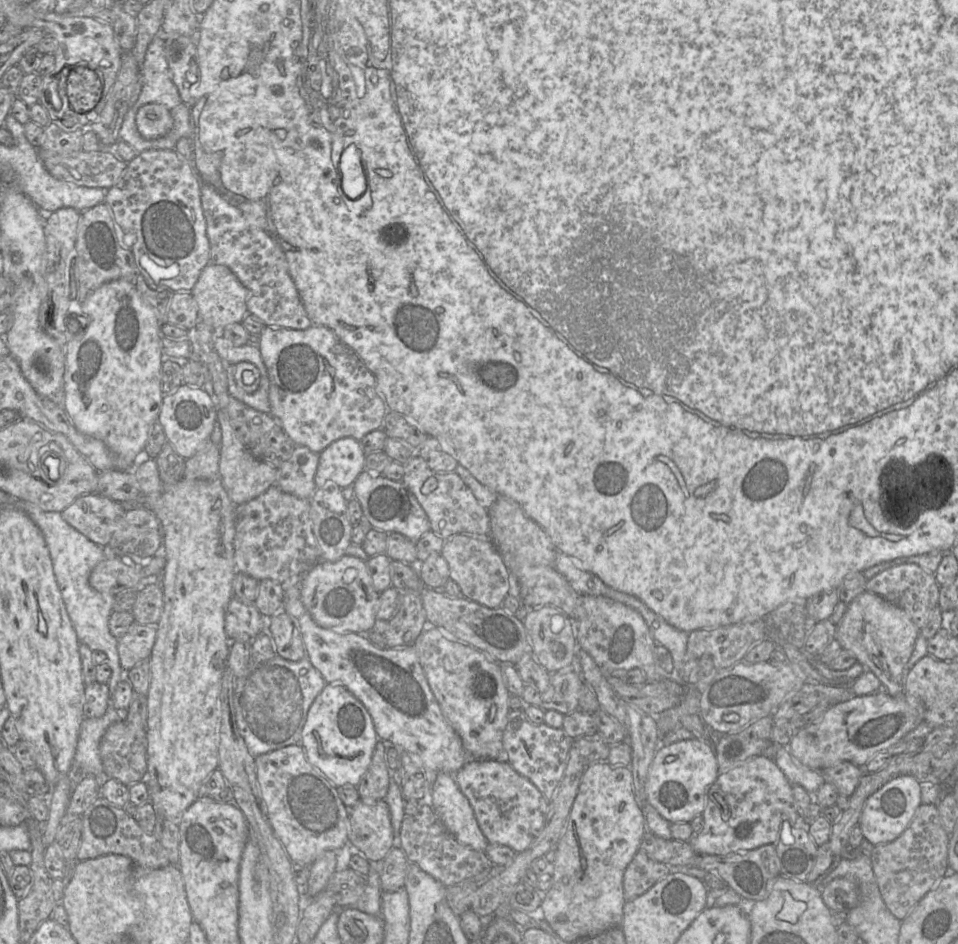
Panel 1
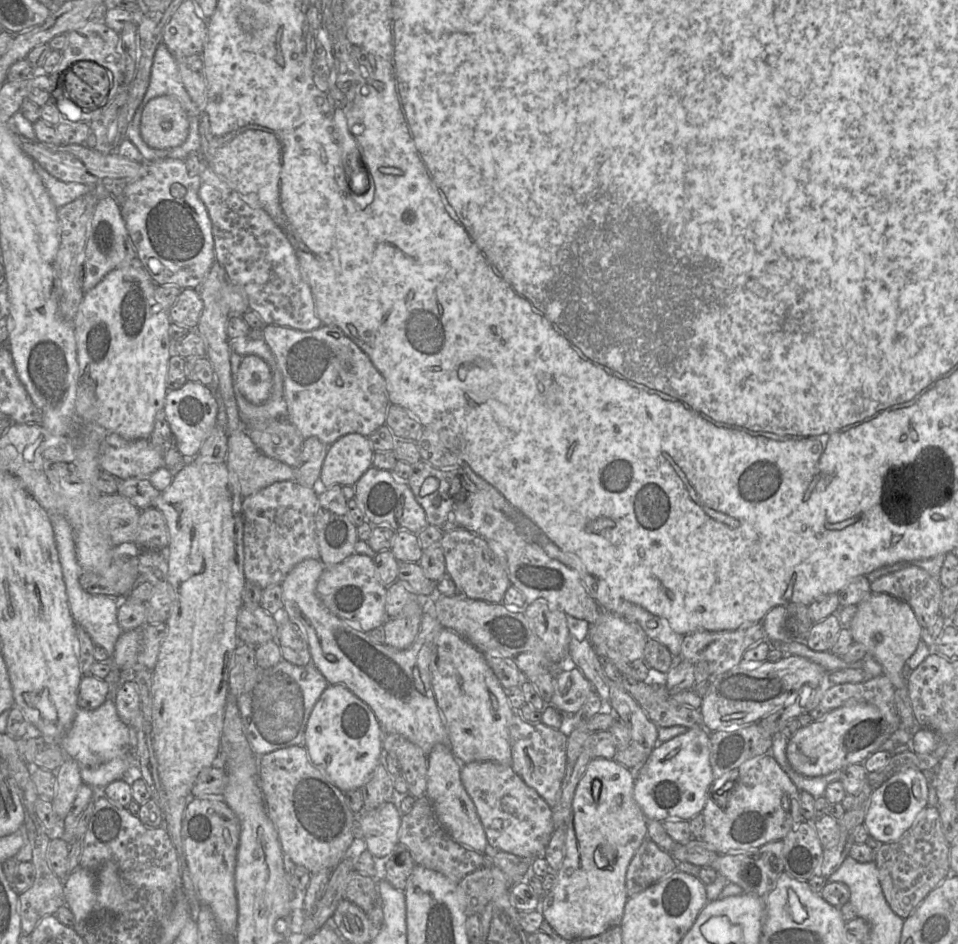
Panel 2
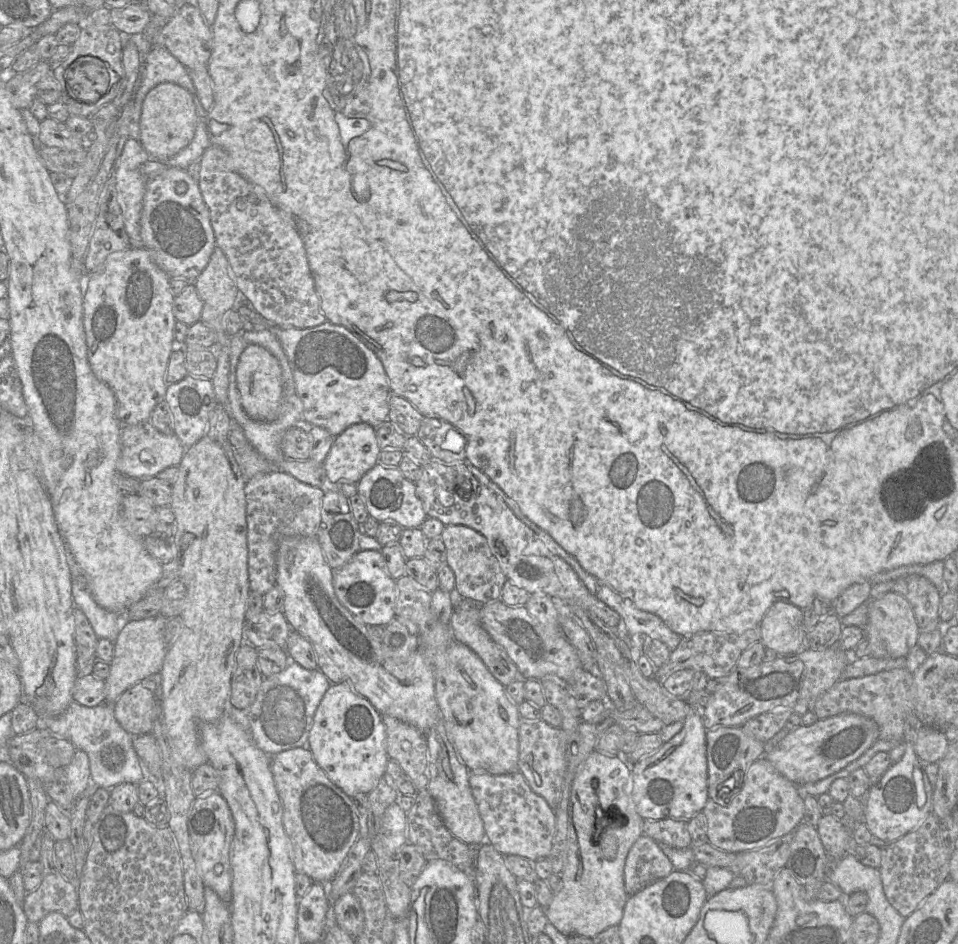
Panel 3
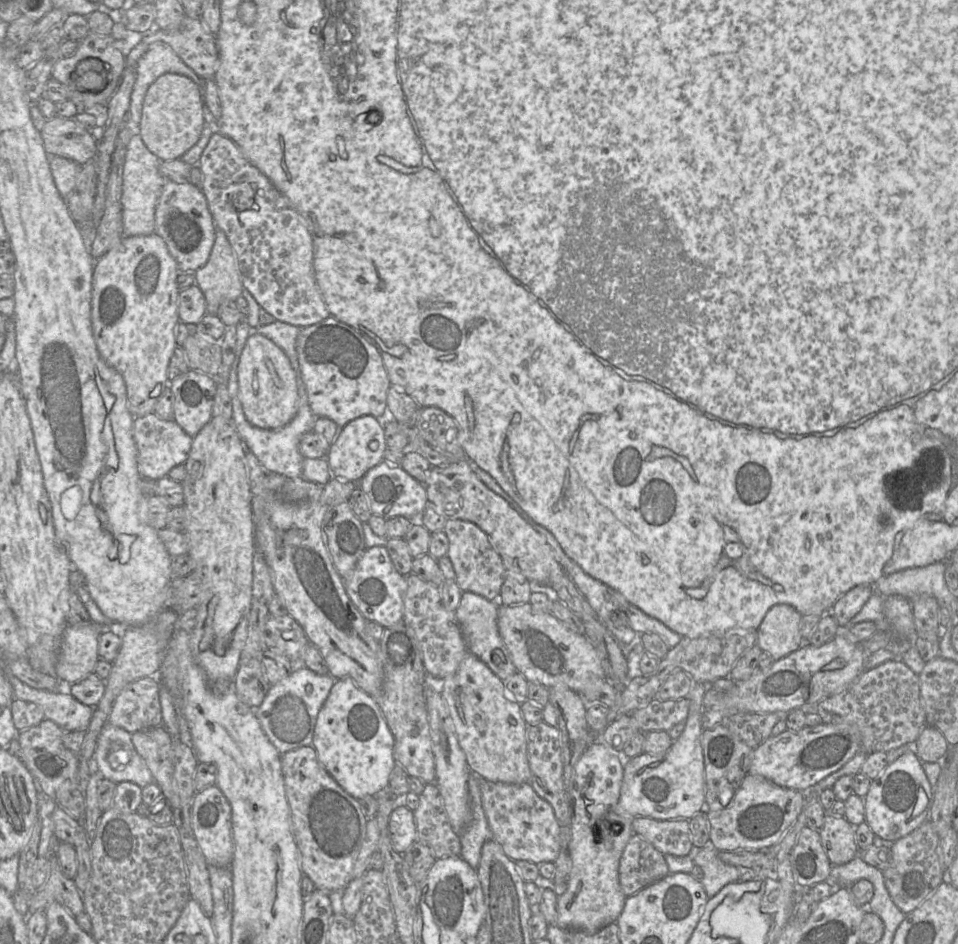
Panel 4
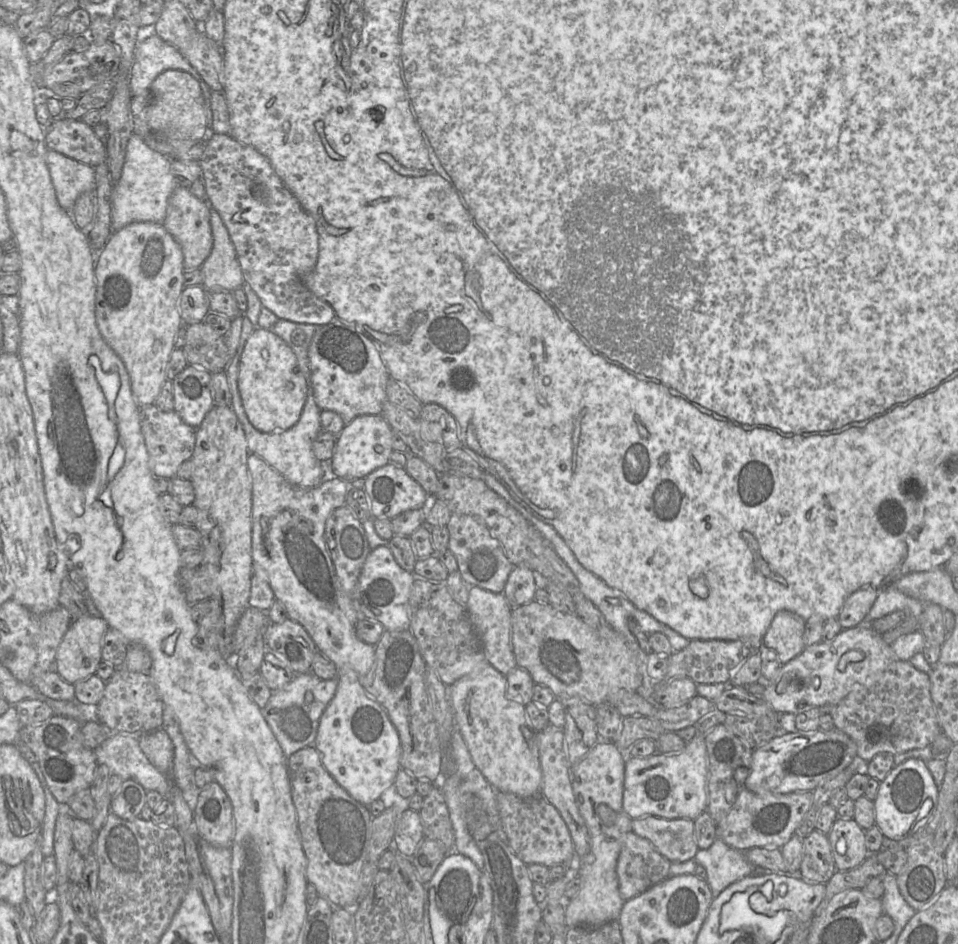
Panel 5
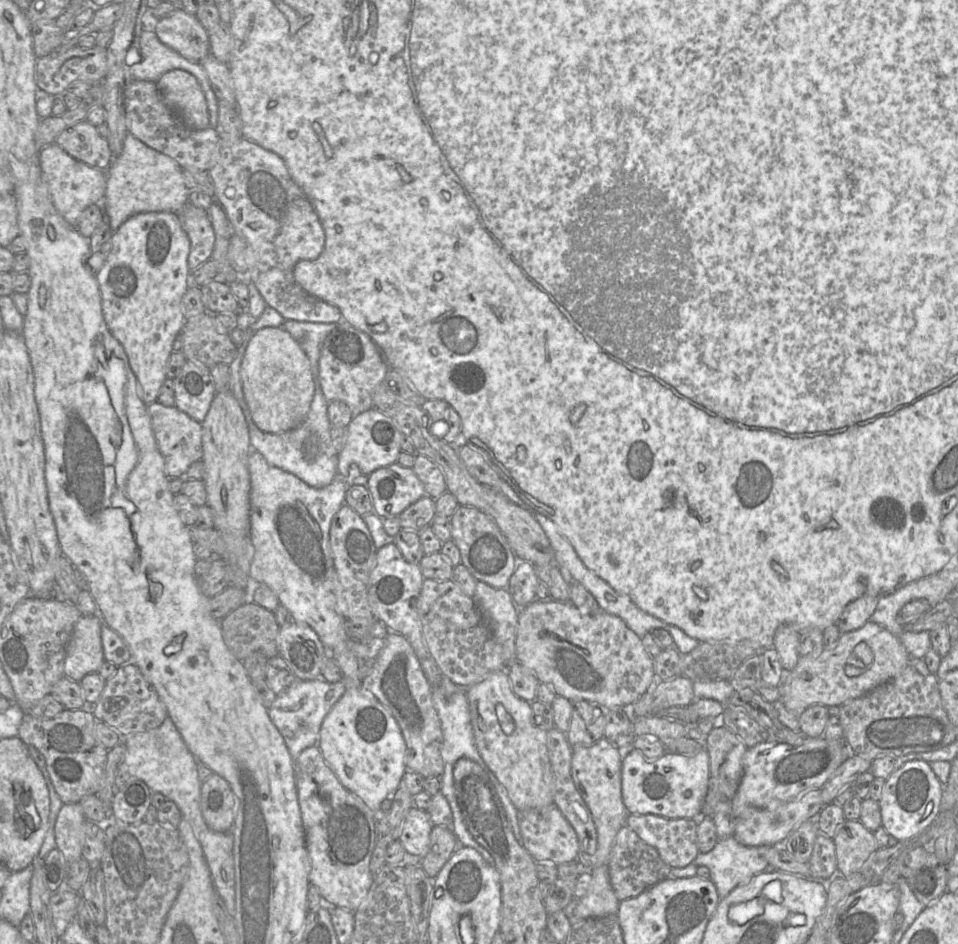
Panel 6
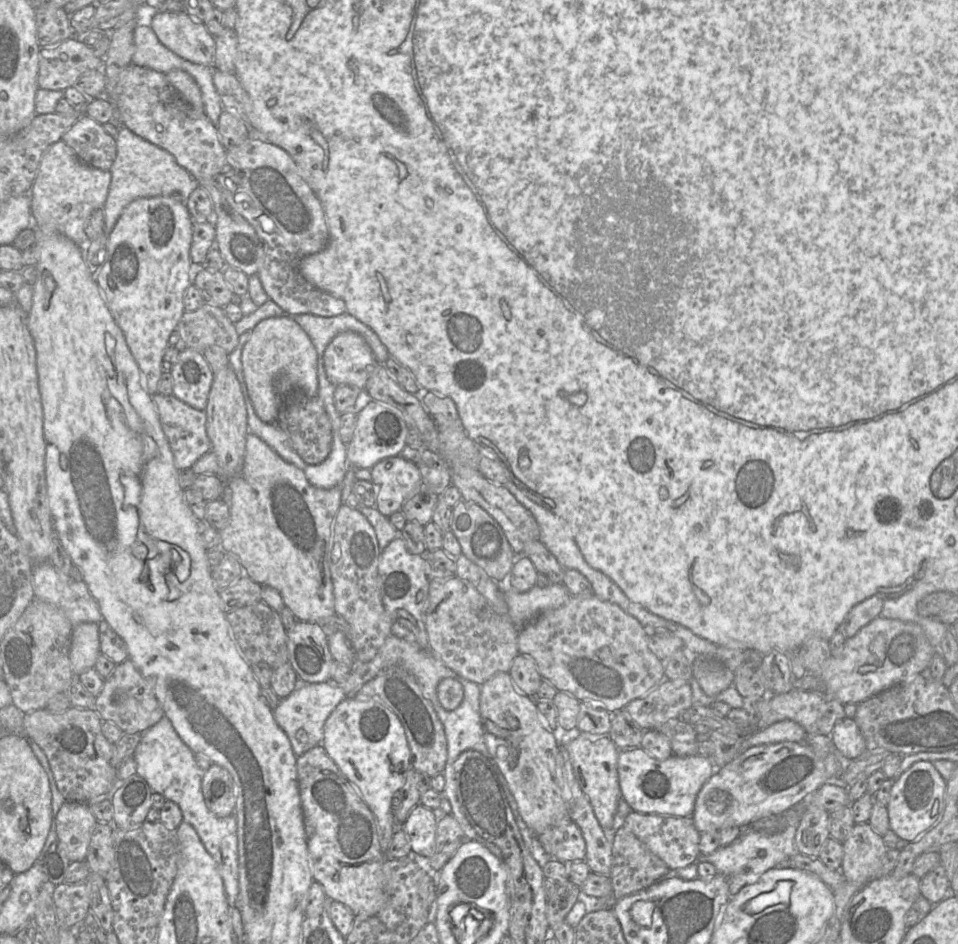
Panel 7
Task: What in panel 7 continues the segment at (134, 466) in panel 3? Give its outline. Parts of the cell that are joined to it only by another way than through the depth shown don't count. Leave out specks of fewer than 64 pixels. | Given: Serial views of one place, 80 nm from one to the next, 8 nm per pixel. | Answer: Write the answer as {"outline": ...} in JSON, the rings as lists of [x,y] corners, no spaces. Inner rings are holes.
{"outline":[[[173,394],[153,395],[163,433],[169,443],[177,470],[184,470],[192,465],[204,454],[211,450],[211,442],[206,432],[205,410],[197,410],[177,399]]]}

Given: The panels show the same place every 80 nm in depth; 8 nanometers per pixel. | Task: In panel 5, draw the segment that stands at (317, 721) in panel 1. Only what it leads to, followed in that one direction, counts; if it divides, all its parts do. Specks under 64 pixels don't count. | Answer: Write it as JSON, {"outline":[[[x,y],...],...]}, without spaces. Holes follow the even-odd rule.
{"outline":[[[341,667],[337,679],[335,695],[321,715],[313,746],[335,781],[355,800],[369,805],[394,784],[401,768],[399,735],[386,711],[367,694],[354,670]]]}

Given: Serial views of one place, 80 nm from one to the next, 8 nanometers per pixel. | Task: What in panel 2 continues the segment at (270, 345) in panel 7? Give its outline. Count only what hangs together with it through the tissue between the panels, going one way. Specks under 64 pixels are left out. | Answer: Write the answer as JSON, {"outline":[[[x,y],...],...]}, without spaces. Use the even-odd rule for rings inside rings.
{"outline":[[[256,355],[244,356],[238,369],[238,386],[245,399],[263,404],[272,393],[272,374],[268,364]]]}

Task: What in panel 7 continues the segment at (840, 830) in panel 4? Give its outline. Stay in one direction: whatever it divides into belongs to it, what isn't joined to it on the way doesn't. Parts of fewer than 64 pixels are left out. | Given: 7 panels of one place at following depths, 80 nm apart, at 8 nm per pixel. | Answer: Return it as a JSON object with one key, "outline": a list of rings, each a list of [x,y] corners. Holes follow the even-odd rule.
{"outline":[[[868,822],[855,823],[842,845],[841,872],[846,880],[867,884],[875,877],[888,850],[882,836]]]}

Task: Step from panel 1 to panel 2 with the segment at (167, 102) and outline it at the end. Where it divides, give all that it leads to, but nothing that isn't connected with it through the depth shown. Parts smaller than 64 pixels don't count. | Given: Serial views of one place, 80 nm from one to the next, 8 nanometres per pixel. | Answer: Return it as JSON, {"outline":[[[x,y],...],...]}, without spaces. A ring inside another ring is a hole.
{"outline":[[[160,43],[153,56],[146,91],[138,106],[145,106],[150,99],[165,95],[177,99],[188,117],[199,117],[200,112],[182,83],[176,59],[168,48]]]}

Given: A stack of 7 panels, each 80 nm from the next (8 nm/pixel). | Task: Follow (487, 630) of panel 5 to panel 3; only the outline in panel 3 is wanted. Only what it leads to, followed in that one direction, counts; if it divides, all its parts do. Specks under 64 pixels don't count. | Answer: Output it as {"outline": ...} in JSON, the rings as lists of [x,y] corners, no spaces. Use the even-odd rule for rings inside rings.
{"outline":[[[471,599],[458,600],[451,617],[451,628],[456,641],[475,652],[491,674],[506,687],[520,678],[519,671],[505,649],[483,628],[480,615],[482,605]]]}

